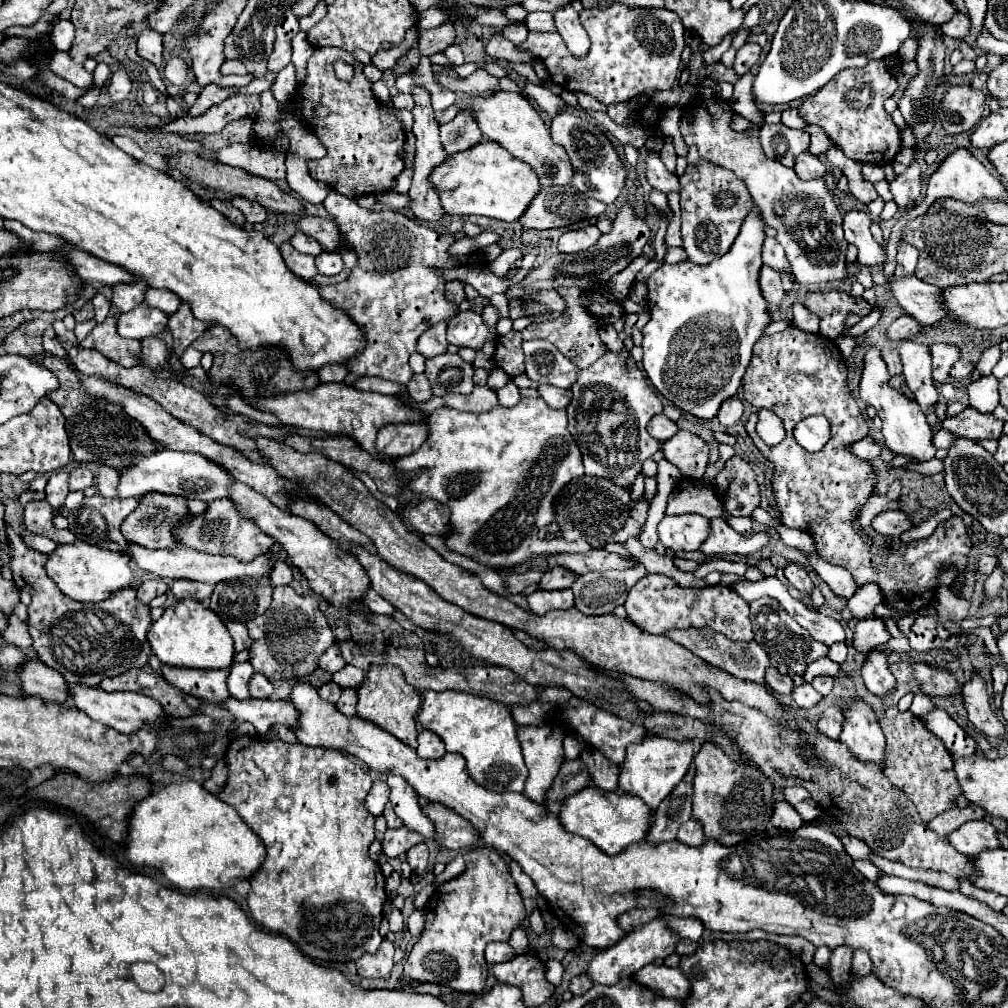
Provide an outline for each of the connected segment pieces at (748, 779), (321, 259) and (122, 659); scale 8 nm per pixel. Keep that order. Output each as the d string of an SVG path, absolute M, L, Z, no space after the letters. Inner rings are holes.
M705 742L693 758L697 774L693 780L693 818L701 822L707 840L717 840L725 846L735 846L745 838L767 828L767 818L773 814L773 784L755 766L743 766L725 756L725 752Z
M323 252L315 258L315 264L317 264L317 270L319 274L323 276L335 276L343 270L343 260L341 260L341 254L339 252Z
M7 528L7 532L9 542L13 544L13 578L19 584L23 580L33 598L29 604L27 624L33 638L33 648L41 656L41 662L61 672L69 684L85 684L91 688L99 686L103 678L119 676L149 662L151 646L147 632L151 626L151 606L139 602L137 590L133 586L113 592L103 602L75 602L65 596L45 574L47 554L29 548L13 528ZM95 628L103 630L95 632ZM121 628L125 628L125 632L121 632Z

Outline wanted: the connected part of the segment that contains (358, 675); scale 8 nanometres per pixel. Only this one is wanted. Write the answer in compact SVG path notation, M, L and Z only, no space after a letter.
M345 666L345 670L339 670L333 674L333 682L341 688L353 688L357 690L365 682L365 670L359 670L355 666Z

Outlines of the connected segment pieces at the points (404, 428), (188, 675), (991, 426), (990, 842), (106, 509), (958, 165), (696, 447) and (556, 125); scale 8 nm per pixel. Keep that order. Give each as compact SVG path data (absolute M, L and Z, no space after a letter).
M389 424L377 434L377 452L391 458L401 458L415 452L427 440L427 426L423 424Z
M163 666L161 674L169 684L179 688L185 694L191 694L203 702L221 704L229 698L227 678L229 668L225 670L173 670L173 666Z
M967 408L955 416L949 416L941 424L955 436L963 436L969 440L997 440L1003 430L1003 422L997 420L993 414L983 414L975 408Z
M989 820L965 822L961 828L951 832L947 836L947 840L957 852L961 852L961 854L965 854L969 858L975 858L985 848L1001 846L999 838L997 838L997 830Z
M95 494L91 498L83 498L81 506L67 514L69 530L77 536L77 540L85 540L89 544L95 544L99 548L107 548L113 552L125 552L129 550L129 542L123 538L119 526L121 522L139 506L137 498L103 498L101 494Z
M957 148L953 154L949 154L937 168L937 172L931 174L929 178L929 186L927 186L927 202L939 198L955 198L961 202L977 202L979 198L997 198L997 200L1007 200L1007 190L1003 188L1003 184L993 178L991 174L987 174L985 166L967 150L967 148Z
M679 430L673 438L663 442L663 454L681 470L683 476L703 478L709 460L709 446L701 436L689 430Z
M561 112L551 122L551 138L559 146L563 146L565 152L569 154L569 162L573 162L573 170L575 170L573 186L581 190L581 194L589 198L597 198L599 202L605 202L605 204L611 204L619 196L627 176L625 166L619 160L607 136L601 130L597 130L591 120L579 118L571 112Z

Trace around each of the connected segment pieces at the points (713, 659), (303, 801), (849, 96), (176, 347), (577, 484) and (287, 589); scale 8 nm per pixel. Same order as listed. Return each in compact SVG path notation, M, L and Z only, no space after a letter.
M671 630L671 632L667 632L667 636L673 642L689 648L701 660L723 668L725 672L733 674L735 678L765 682L765 670L771 666L771 658L769 658L769 654L765 654L761 644L757 644L755 640L751 640L751 642L731 642L723 634L717 634L713 630Z
M249 736L233 740L225 758L229 778L219 798L235 806L267 848L265 862L251 876L251 892L247 896L253 920L259 926L287 936L305 956L315 960L349 962L375 952L383 940L379 924L387 894L385 876L379 864L367 854L369 844L375 840L375 816L363 806L373 784L369 772L339 750L319 750L281 740L267 742Z
M885 60L869 62L869 66L841 70L837 78L829 80L815 96L801 102L799 114L809 122L821 126L827 136L845 152L847 158L855 162L869 164L891 164L895 154L901 150L899 128L893 124L891 116L885 114L883 102L897 90L895 78L889 74Z
M183 302L183 304L179 306L179 310L169 316L169 330L171 330L171 334L173 334L173 352L175 352L177 356L183 354L183 350L185 350L195 338L199 338L199 336L205 332L207 326L209 326L209 324L197 320L197 318L191 314L189 304Z
M581 476L581 480L577 478L567 484L555 498L555 524L565 540L585 540L593 548L603 548L607 542L627 542L629 538L637 538L647 522L647 510L649 500L645 496L633 500L629 486L617 486L607 478Z
M277 586L273 590L273 602L269 610L251 622L247 622L251 648L249 662L255 672L265 674L269 680L303 680L313 674L317 666L317 658L327 650L335 636L319 610L319 602L313 596L299 596L291 586Z

